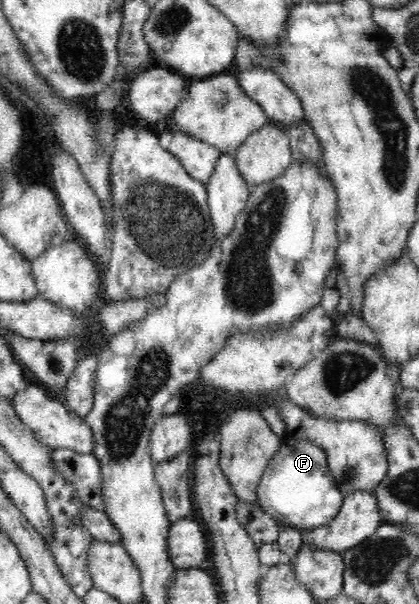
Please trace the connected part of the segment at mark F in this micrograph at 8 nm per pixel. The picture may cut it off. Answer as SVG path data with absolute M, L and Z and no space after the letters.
M285 437L265 469L257 489L258 504L273 519L291 527L309 530L326 527L337 515L344 495L329 471L325 450L310 441Z

